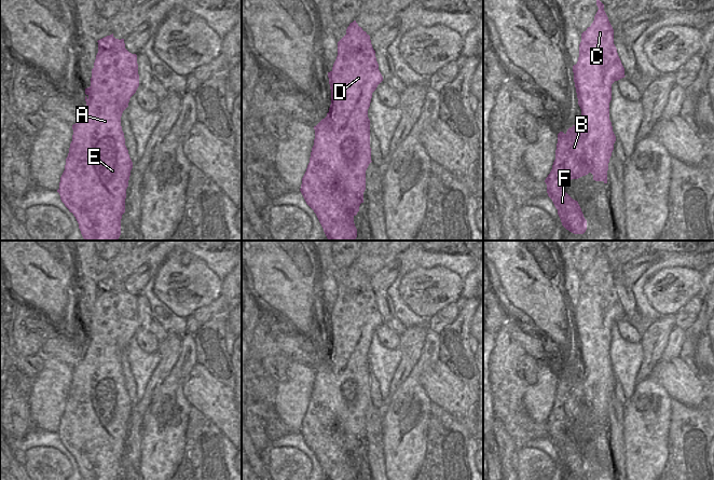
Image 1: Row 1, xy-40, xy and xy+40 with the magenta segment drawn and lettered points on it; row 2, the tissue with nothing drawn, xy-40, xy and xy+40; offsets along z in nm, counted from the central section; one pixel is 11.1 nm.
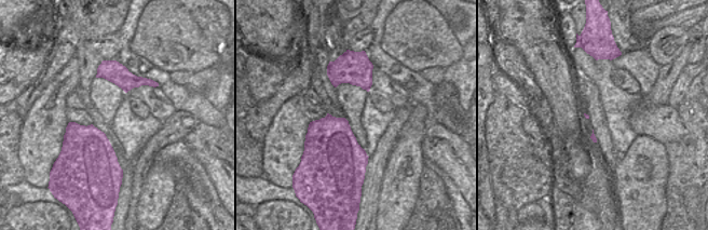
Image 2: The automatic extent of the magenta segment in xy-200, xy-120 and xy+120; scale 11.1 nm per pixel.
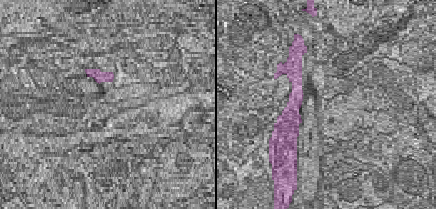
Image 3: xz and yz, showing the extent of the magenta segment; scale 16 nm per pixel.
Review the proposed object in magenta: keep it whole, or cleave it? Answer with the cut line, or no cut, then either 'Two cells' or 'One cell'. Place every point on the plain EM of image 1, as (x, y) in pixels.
No split. One cell.

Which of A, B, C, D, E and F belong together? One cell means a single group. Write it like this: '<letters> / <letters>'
A B C D E F

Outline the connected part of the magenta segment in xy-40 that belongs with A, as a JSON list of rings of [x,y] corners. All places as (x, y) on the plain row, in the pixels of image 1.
[[[112,275],[97,284],[98,294],[92,311],[91,328],[85,330],[86,353],[83,359],[72,367],[72,383],[57,434],[61,443],[75,458],[83,480],[119,480],[121,461],[125,454],[126,430],[133,410],[133,403],[125,387],[121,358],[139,328],[138,305],[137,297],[125,290],[124,280],[115,280]]]

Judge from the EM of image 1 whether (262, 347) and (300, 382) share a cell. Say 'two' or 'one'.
two

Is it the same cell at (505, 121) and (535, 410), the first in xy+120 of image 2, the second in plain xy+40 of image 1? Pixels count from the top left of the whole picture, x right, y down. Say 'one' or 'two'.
two

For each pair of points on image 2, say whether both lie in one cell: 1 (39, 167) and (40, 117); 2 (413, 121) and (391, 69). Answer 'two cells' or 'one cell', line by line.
1: one cell
2: two cells

